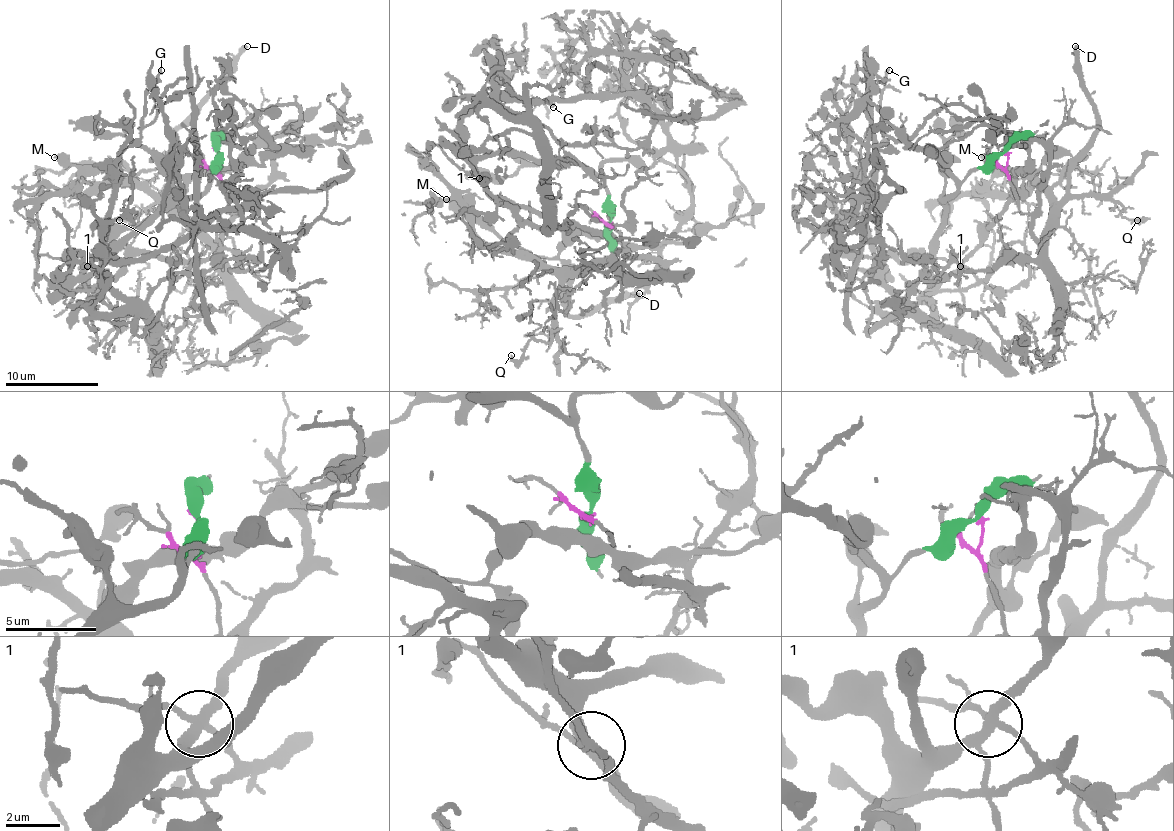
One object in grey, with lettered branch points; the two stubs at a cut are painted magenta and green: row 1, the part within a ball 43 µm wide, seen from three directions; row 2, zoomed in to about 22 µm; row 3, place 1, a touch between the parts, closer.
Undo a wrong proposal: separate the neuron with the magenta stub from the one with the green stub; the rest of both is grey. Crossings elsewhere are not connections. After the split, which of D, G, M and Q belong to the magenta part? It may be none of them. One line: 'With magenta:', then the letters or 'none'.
With magenta: D, Q

